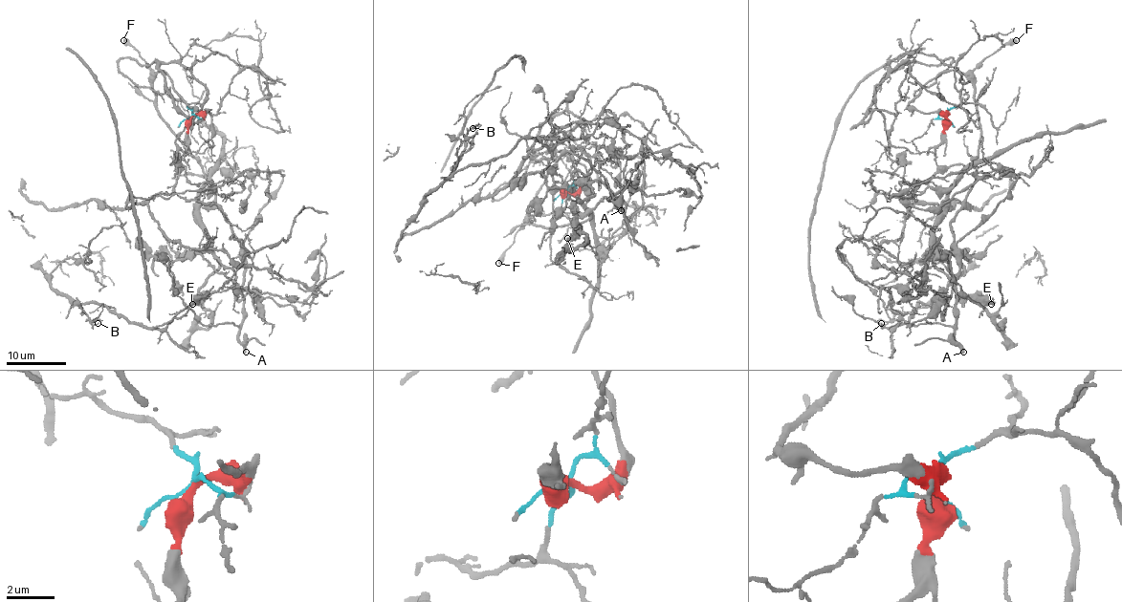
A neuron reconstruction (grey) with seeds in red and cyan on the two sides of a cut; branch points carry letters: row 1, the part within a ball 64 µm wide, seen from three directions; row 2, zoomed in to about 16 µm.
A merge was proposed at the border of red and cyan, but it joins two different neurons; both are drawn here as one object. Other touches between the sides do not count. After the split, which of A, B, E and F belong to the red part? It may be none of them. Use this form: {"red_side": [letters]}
{"red_side": ["A", "F"]}

